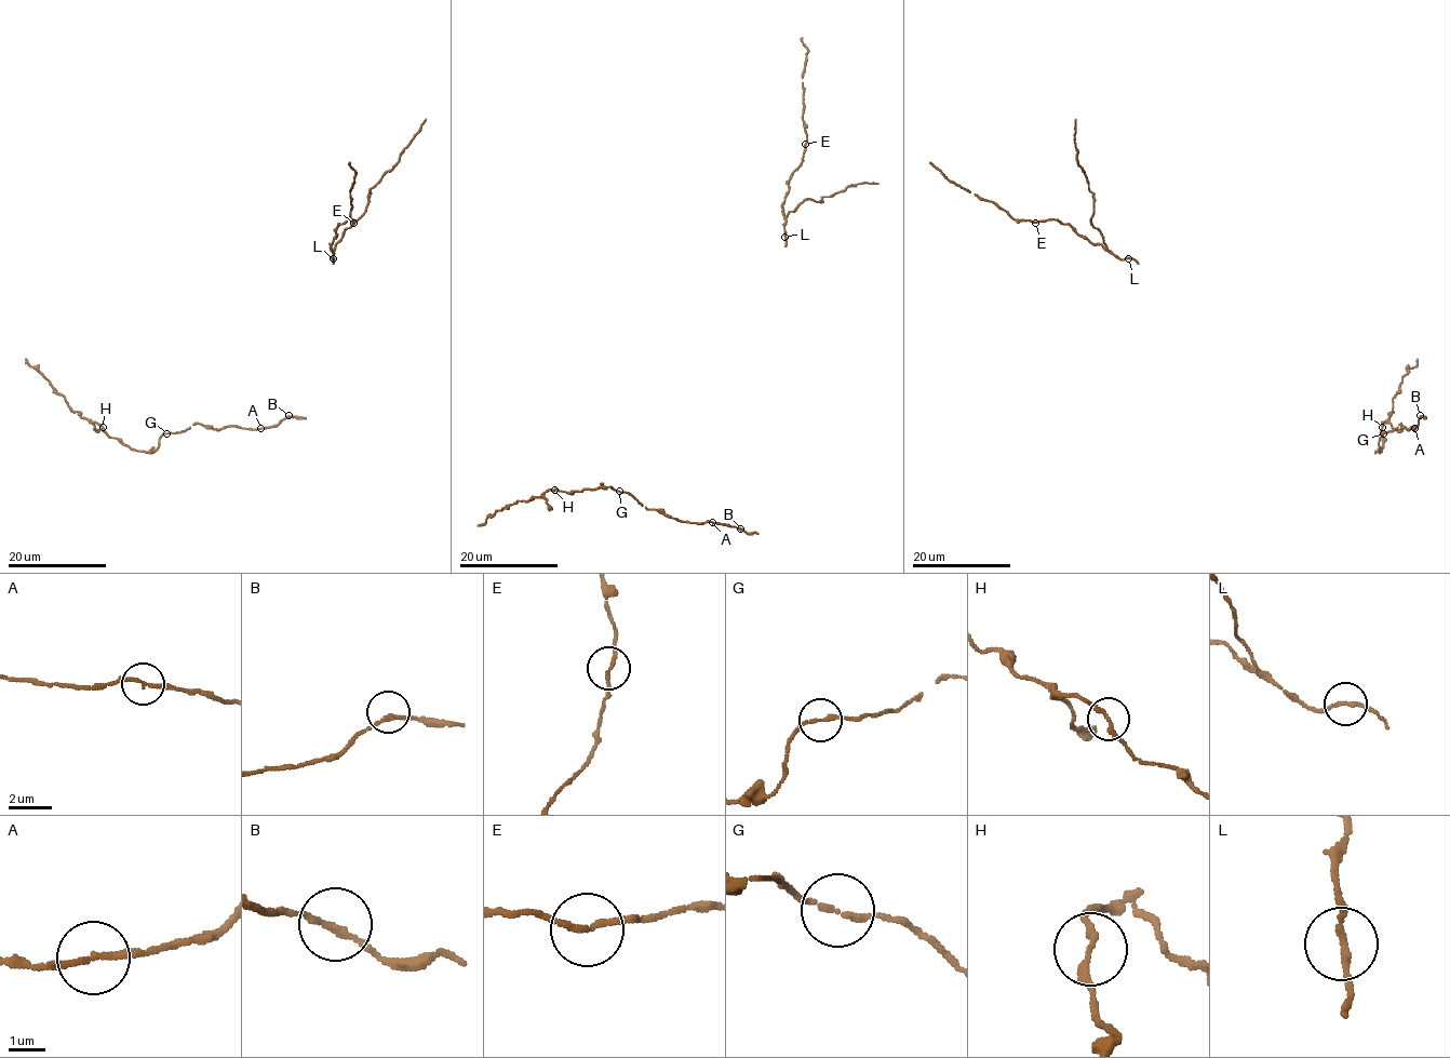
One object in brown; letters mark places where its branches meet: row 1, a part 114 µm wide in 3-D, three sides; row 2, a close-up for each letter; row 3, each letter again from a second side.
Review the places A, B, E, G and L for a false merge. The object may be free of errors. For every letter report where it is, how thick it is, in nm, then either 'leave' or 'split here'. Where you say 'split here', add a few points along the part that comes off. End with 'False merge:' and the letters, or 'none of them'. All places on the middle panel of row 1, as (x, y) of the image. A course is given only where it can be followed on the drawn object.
A: place (712, 522); calibre 150 nm; leave
B: place (740, 528); calibre 180 nm; leave
E: place (805, 144); calibre 150 nm; leave
G: place (619, 491); calibre 160 nm; leave
L: place (784, 237); calibre 160 nm; leave
False merge: none of them

